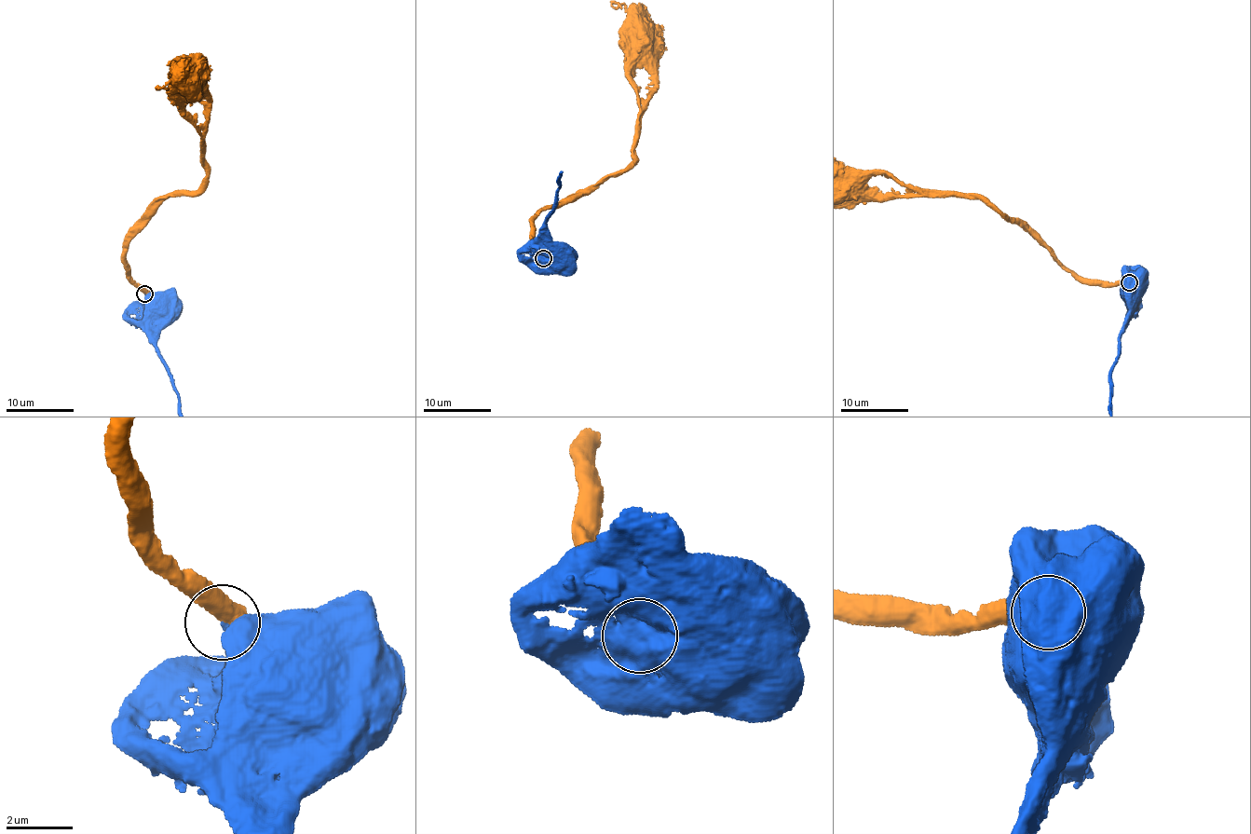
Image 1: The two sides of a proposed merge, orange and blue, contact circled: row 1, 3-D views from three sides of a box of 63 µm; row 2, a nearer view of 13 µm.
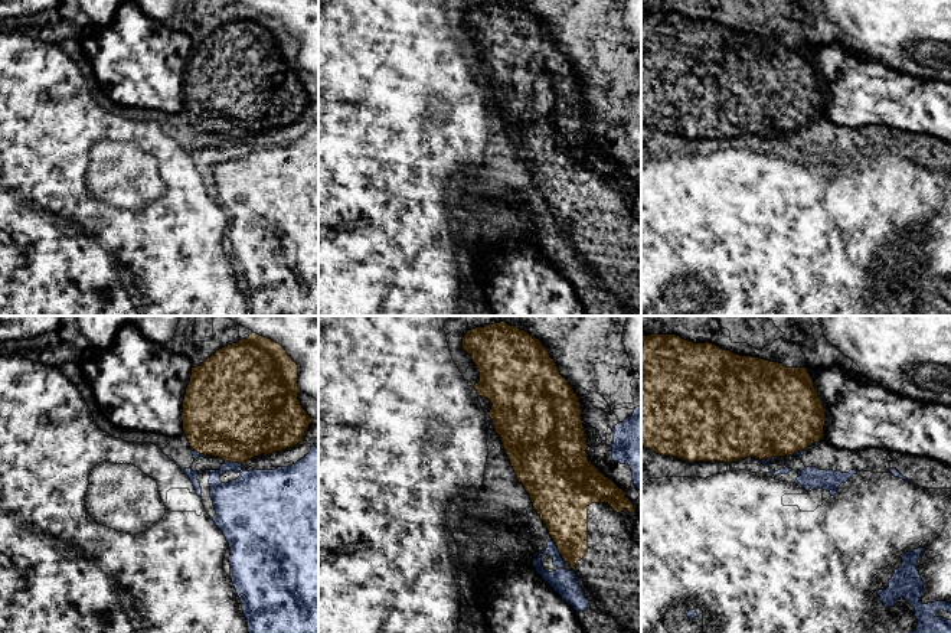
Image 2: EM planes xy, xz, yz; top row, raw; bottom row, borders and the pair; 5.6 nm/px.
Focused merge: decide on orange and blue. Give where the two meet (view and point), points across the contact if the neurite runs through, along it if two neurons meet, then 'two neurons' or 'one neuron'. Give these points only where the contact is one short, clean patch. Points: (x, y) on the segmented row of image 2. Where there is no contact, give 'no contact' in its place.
meets orange in xy at (234, 462); two neurons

